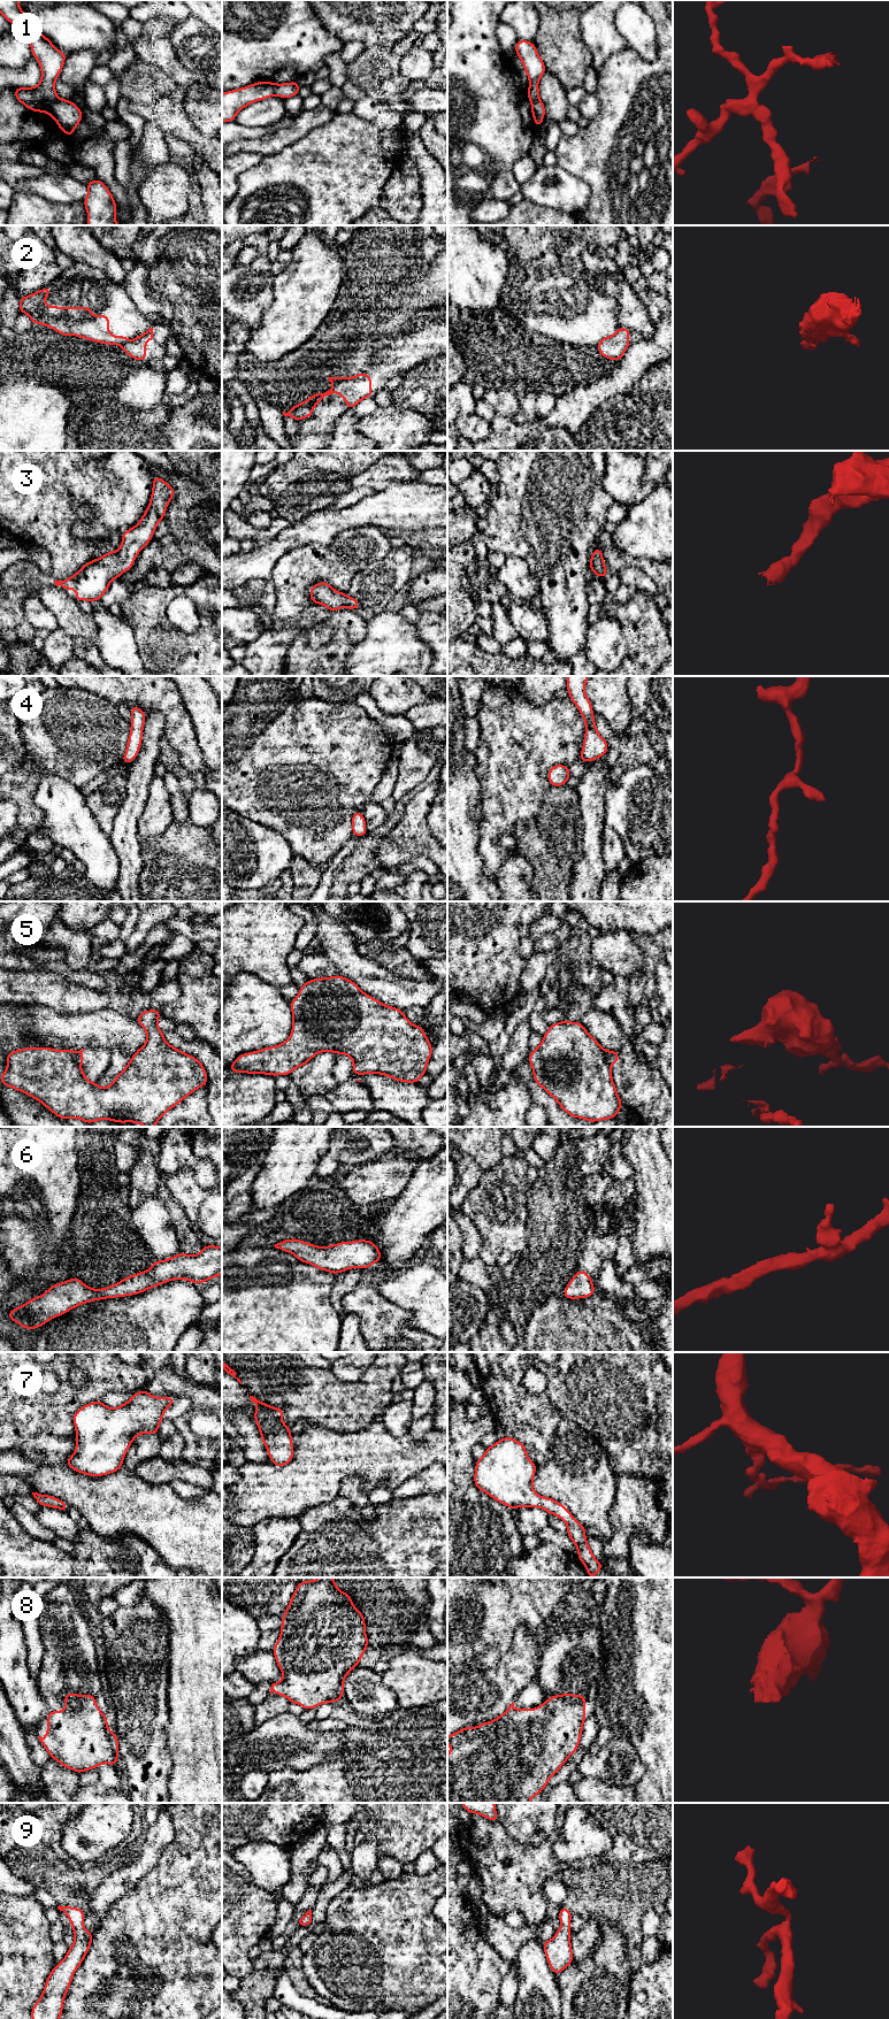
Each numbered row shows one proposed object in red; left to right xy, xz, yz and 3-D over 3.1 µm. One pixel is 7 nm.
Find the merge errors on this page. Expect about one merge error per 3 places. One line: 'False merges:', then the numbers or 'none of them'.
False merges: 1, 2, 5

